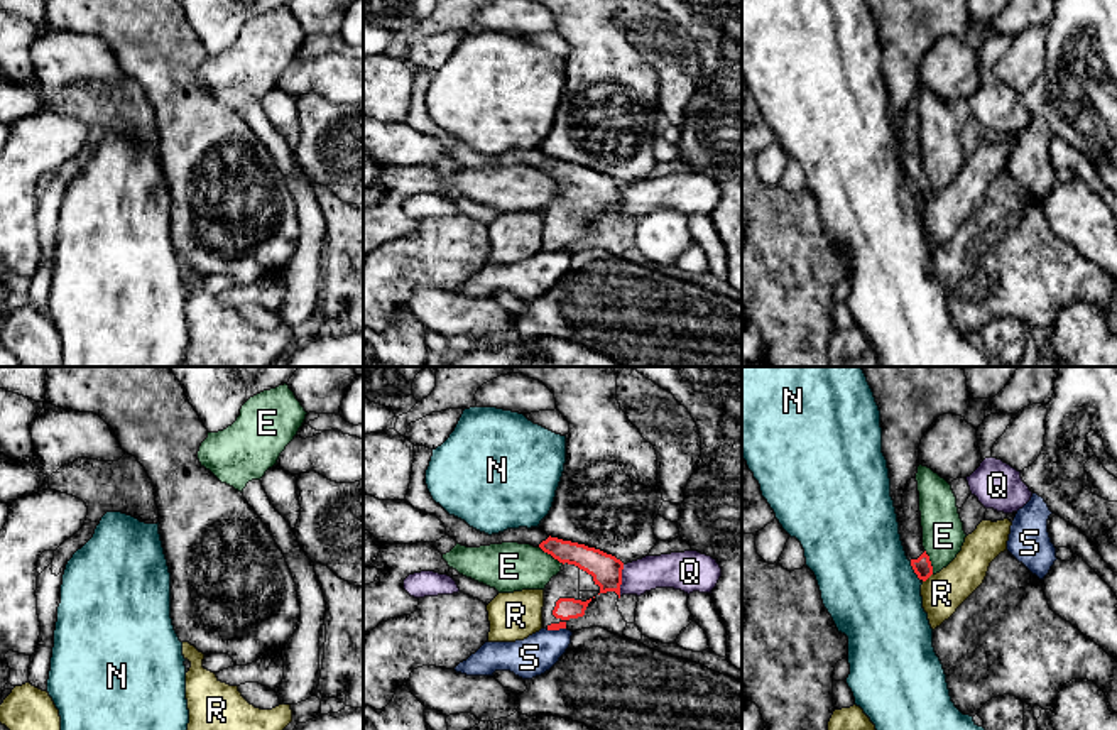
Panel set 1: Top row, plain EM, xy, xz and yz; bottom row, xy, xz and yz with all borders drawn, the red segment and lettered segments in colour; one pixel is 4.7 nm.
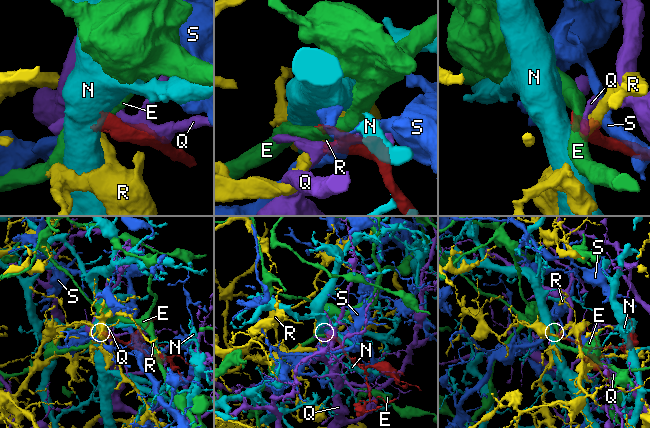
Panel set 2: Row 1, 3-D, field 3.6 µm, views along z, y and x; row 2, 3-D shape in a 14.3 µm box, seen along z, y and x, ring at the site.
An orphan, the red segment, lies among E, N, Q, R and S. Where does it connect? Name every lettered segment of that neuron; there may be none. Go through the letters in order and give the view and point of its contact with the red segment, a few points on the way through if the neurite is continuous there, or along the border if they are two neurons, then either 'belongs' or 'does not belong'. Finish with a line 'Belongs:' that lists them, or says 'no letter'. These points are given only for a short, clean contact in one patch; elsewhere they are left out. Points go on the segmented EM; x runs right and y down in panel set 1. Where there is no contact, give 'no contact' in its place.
E: contact xz (551, 555); does not belong
N: contact yz (915, 572); border yz (909, 561), (920, 580); does not belong
Q: contact xz (621, 580); does not belong
R: contact yz (926, 578); does not belong
S: contact xz (555, 629); border xz (565, 627), (546, 629); does not belong
Belongs: no letter

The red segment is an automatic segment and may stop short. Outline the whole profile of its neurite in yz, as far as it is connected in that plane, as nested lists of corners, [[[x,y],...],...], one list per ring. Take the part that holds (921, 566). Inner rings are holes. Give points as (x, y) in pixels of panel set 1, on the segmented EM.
[[[916,477],[907,482],[902,493],[902,505],[896,509],[896,514],[906,556],[911,561],[918,578],[926,581],[933,575],[933,566],[923,548],[923,527]]]

